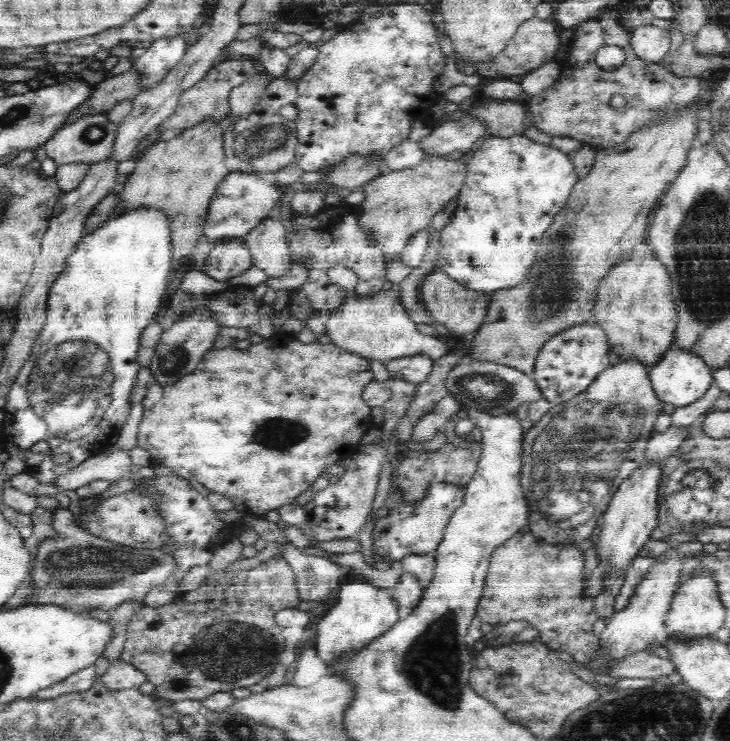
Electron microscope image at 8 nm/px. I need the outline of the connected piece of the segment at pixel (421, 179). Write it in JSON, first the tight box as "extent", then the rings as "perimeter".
{"extent":[362,155,467,262],"perimeter":[[[436,155],[422,158],[412,168],[392,170],[376,177],[371,184],[364,185],[366,202],[362,202],[363,224],[370,227],[379,238],[388,262],[399,258],[406,246],[407,238],[422,225],[431,222],[449,200],[458,197],[467,176],[464,158],[448,158]]]}

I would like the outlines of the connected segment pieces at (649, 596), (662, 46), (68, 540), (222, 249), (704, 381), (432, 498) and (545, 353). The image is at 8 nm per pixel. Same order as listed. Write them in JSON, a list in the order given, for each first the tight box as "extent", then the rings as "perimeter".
[{"extent":[601,536,703,658],"perimeter":[[[678,536],[657,555],[650,556],[651,563],[636,582],[632,596],[628,598],[628,604],[622,610],[616,610],[601,633],[604,654],[608,655],[608,658],[620,658],[629,651],[649,650],[654,644],[660,645],[669,632],[666,620],[671,610],[673,597],[676,595],[676,590],[678,591],[678,584],[682,580],[686,562],[703,553],[703,542]]]},{"extent":[632,25,672,63],"perimeter":[[[655,25],[637,26],[632,32],[632,50],[646,62],[662,63],[672,48],[670,32]]]},{"extent":[30,509,180,611],"perimeter":[[[57,509],[53,512],[53,522],[52,526],[54,530],[60,531],[60,534],[64,534],[64,539],[58,544],[53,544],[53,542],[41,542],[38,548],[38,554],[36,556],[36,560],[34,562],[34,575],[36,575],[36,581],[38,581],[39,588],[41,591],[37,595],[36,602],[30,603],[52,603],[58,604],[59,606],[70,607],[74,610],[87,610],[90,608],[98,608],[102,610],[109,611],[110,609],[116,609],[124,602],[143,602],[152,592],[155,591],[166,591],[166,592],[174,592],[173,588],[176,586],[175,579],[172,574],[180,568],[180,564],[176,562],[176,556],[174,556],[173,552],[166,552],[166,550],[162,549],[149,549],[149,548],[136,548],[130,546],[122,546],[117,545],[112,542],[106,542],[105,540],[100,540],[99,538],[92,537],[89,534],[78,530],[73,523],[71,522],[72,512],[67,509]]]},{"extent":[203,240,253,281],"perimeter":[[[234,240],[215,245],[203,270],[212,278],[228,281],[230,277],[242,274],[253,264],[253,257],[248,246]]]},{"extent":[649,340,713,406],"perimeter":[[[673,340],[664,354],[661,354],[661,357],[649,368],[649,375],[659,398],[664,402],[680,406],[700,398],[709,390],[713,383],[713,369],[700,353]]]},{"extent":[372,485,463,561],"perimeter":[[[434,485],[422,504],[416,506],[398,504],[378,517],[372,532],[373,552],[387,560],[398,561],[410,553],[434,550],[443,535],[451,514],[463,501],[463,489],[450,485]]]},{"extent":[532,323,609,405],"perimeter":[[[582,323],[572,326],[550,337],[538,353],[532,377],[538,385],[542,396],[551,405],[568,401],[586,390],[592,379],[609,365],[609,340],[606,331],[598,324]]]}]

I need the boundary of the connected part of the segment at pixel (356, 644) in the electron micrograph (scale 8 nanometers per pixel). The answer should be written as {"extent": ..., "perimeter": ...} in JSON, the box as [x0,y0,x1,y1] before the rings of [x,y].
{"extent":[314,582,400,672],"perimeter":[[[347,582],[337,587],[333,594],[338,603],[316,624],[314,650],[316,658],[334,672],[358,657],[372,641],[399,622],[400,616],[390,590],[379,589],[368,582]]]}

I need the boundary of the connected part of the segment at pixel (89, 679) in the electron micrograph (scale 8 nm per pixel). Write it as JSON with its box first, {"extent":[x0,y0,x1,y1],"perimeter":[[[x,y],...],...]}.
{"extent":[26,668,96,700],"perimeter":[[[88,668],[78,674],[72,674],[71,677],[57,682],[54,685],[47,686],[35,693],[29,694],[26,700],[50,700],[63,697],[70,693],[83,693],[88,690],[96,681],[95,668]]]}

